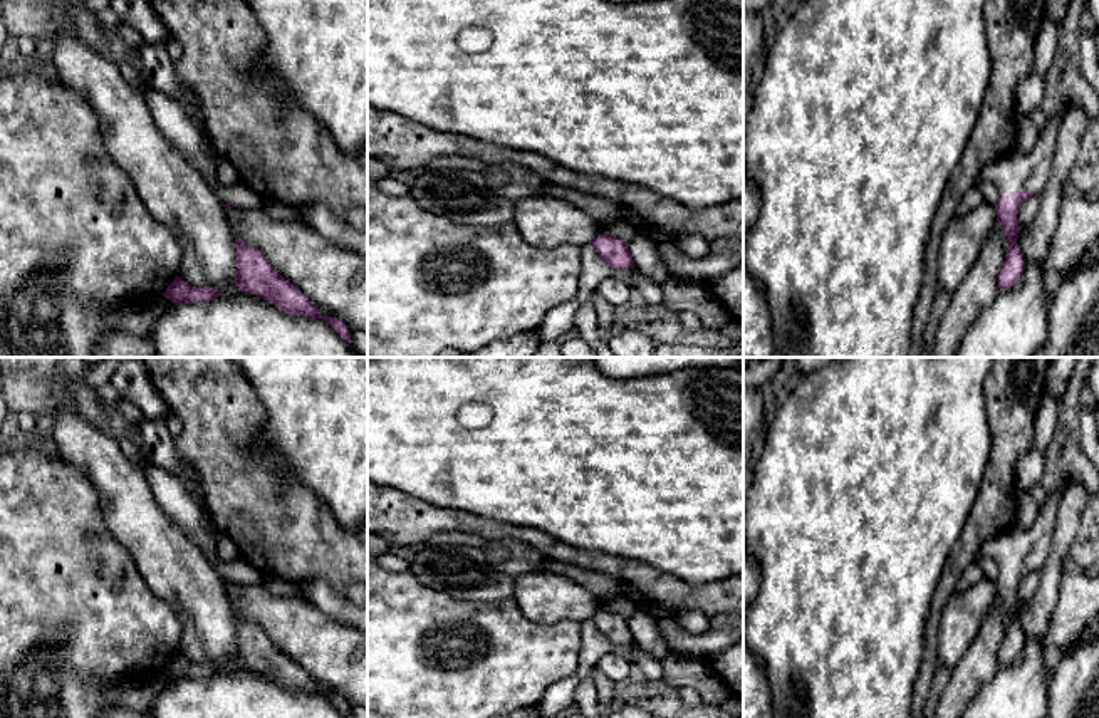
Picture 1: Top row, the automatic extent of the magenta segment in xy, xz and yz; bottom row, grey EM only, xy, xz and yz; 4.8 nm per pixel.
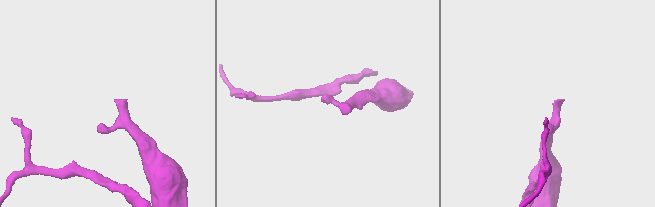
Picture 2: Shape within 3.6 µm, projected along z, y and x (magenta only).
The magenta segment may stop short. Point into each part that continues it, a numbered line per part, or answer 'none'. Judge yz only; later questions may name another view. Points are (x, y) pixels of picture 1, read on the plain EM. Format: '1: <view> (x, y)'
1: yz (1031, 547)

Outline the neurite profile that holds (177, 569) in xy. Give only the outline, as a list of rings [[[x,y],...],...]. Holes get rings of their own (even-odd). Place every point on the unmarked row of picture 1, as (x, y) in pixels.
[[[55,384],[55,404],[54,448],[64,461],[89,475],[112,538],[131,555],[153,594],[178,612],[183,627],[180,653],[191,663],[215,663],[227,673],[242,671],[235,659],[237,624],[227,587],[203,549],[164,515],[143,470],[119,441],[76,411],[76,393],[70,386]]]

